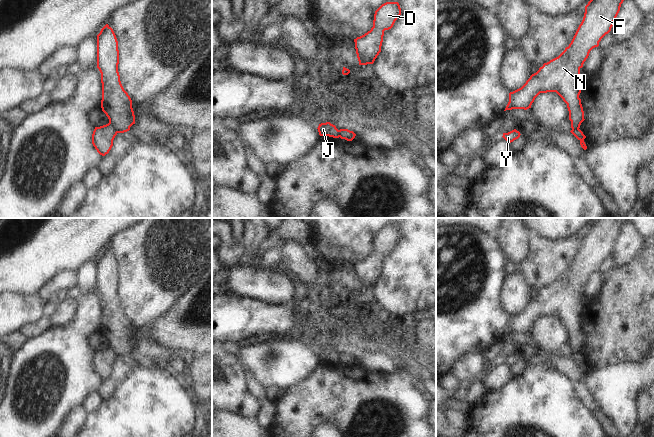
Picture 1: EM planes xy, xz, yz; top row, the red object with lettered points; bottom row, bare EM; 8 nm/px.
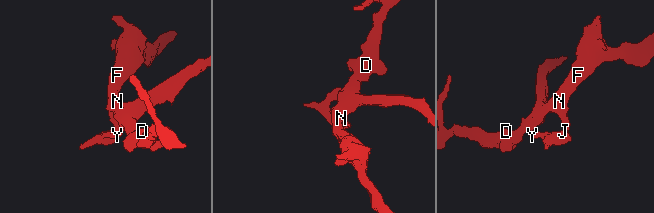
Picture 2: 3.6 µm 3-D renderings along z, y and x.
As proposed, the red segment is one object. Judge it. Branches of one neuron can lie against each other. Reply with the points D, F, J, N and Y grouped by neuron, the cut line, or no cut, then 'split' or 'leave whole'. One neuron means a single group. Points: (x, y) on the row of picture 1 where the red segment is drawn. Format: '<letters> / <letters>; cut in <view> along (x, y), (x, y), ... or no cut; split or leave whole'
D F N / J Y; cut in xy along (109, 122), (117, 132); split

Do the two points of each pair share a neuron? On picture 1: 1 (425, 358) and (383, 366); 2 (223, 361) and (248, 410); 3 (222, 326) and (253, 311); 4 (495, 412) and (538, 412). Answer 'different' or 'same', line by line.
1: different
2: same
3: same
4: same

